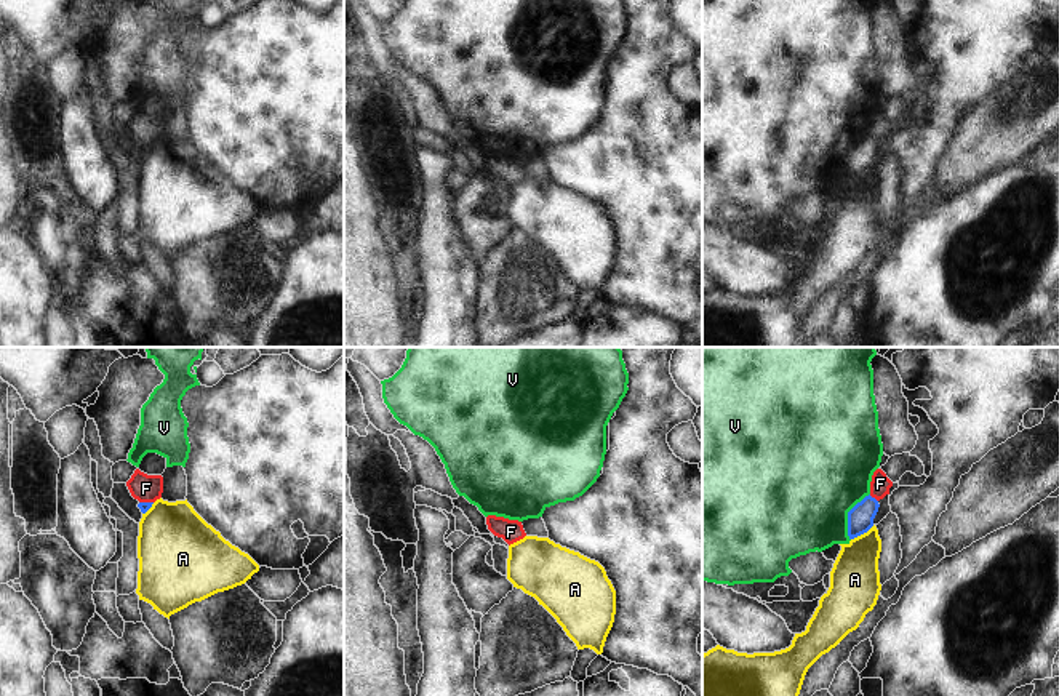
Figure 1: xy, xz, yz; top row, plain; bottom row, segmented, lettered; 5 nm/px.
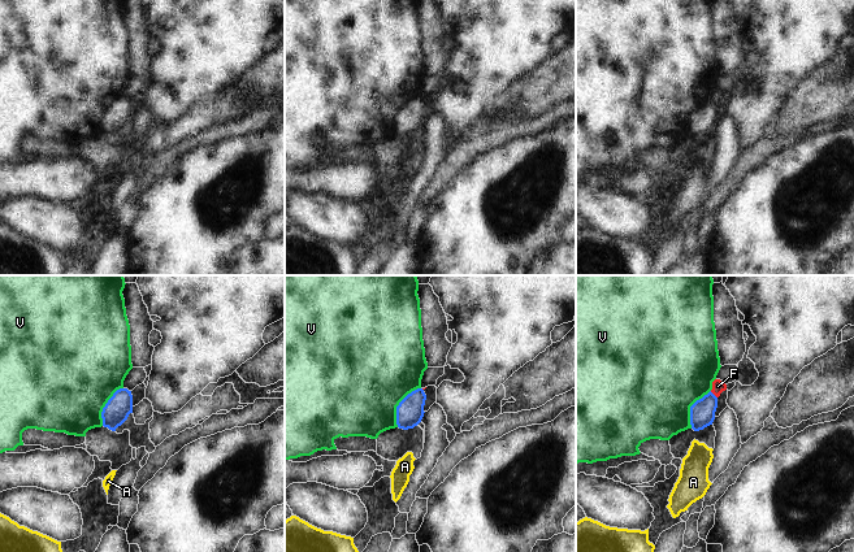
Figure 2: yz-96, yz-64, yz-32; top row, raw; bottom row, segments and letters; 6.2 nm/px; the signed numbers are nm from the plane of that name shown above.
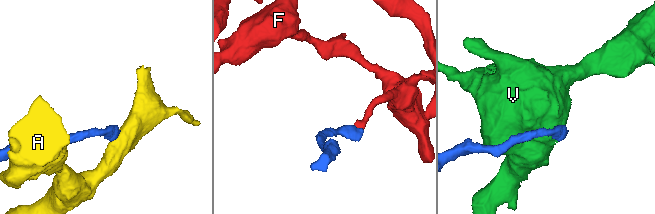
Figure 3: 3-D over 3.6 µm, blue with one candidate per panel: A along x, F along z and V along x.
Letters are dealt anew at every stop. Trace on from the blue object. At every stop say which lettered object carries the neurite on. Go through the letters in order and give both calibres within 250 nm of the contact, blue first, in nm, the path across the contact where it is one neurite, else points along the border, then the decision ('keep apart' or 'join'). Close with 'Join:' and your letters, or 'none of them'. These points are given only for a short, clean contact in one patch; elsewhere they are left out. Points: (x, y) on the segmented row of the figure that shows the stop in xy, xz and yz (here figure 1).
A: 130 nm thick on the blue side, 260 nm on the other; border along yz (874, 525), (851, 540); keep apart
F: 130 nm thick on the blue side, 100 nm on the other; border along yz (869, 495), (877, 501); keep apart
V: 130 nm thick on the blue side, 480 nm on the other; keep apart
Join: none of them

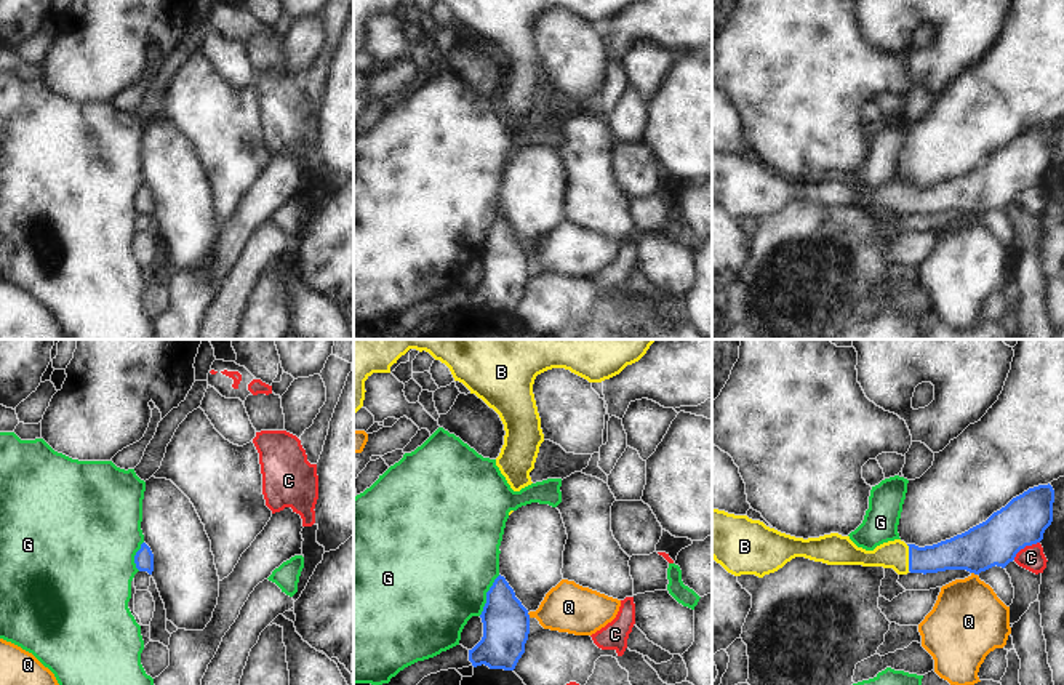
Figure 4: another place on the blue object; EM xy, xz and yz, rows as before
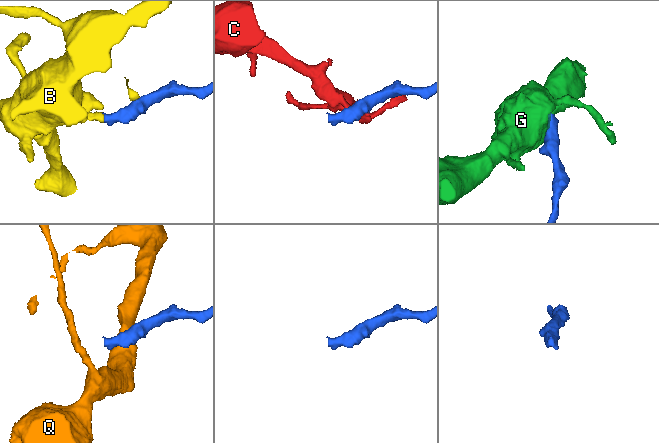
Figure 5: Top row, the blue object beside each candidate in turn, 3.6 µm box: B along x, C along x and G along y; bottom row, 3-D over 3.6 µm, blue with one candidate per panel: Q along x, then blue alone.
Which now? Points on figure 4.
B: 170 nm thick on the blue side, 140 nm on the other; join
C: 240 nm thick on the blue side, 120 nm on the other; keep apart
G: 240 nm thick on the blue side, 480 nm on the other; border along xz (500, 575), (487, 592), (487, 602), (479, 615); keep apart
Q: 240 nm thick on the blue side, 380 nm on the other; border along yz (972, 572), (976, 575); keep apart
Join: B

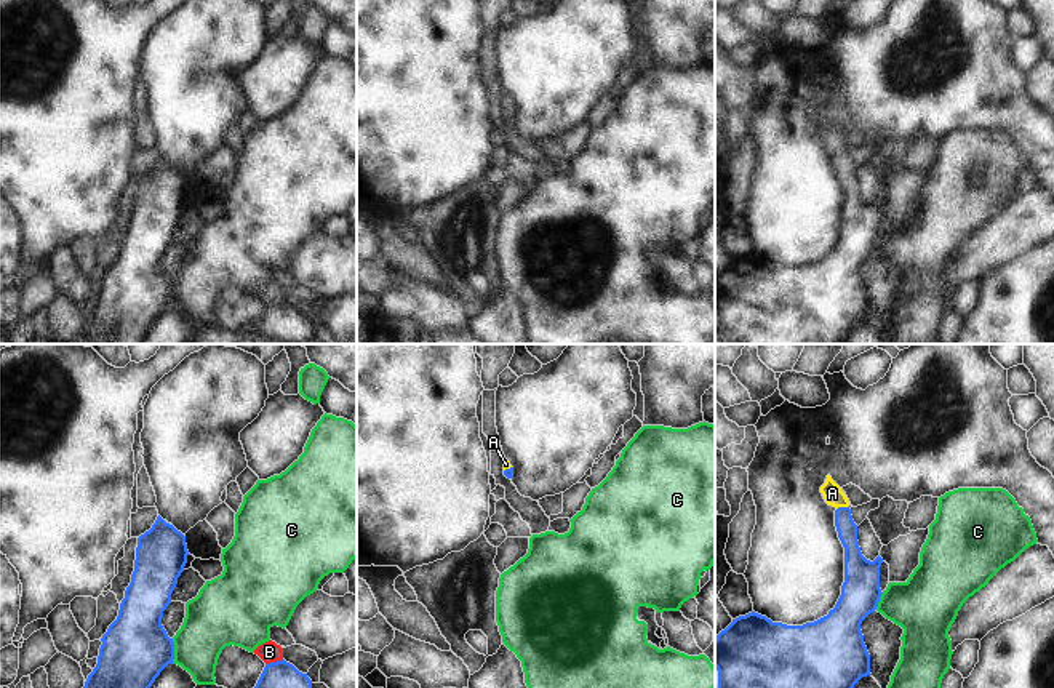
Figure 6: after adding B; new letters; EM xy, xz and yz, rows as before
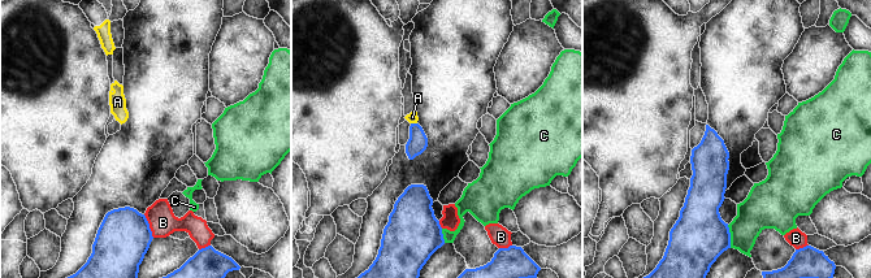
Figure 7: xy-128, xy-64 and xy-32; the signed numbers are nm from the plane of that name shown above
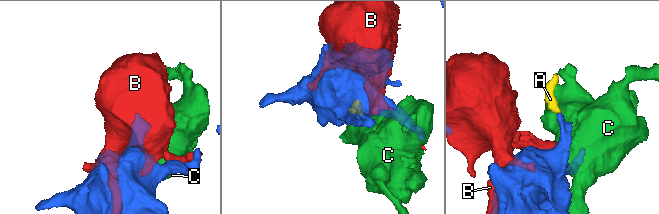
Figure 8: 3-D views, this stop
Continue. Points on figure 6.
A: 100 nm thick on the blue side, 100 nm on the other; runs through yz (846, 528), (842, 508), (832, 493); join
B: 140 nm thick on the blue side, 110 nm on the other; keep apart
C: 340 nm thick on the blue side, 280 nm on the other; keep apart
Join: A

